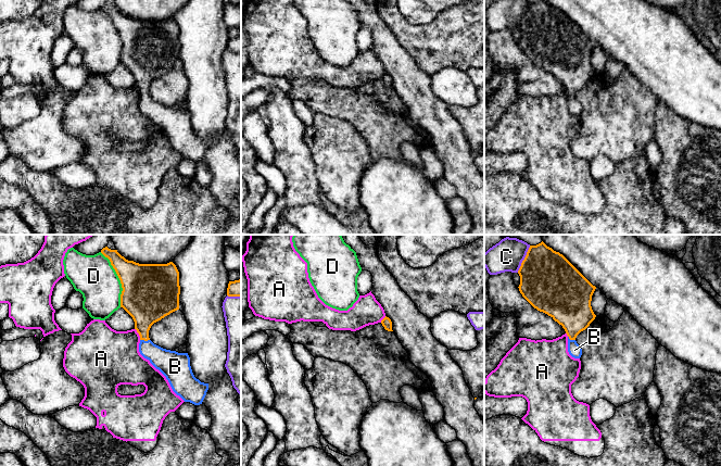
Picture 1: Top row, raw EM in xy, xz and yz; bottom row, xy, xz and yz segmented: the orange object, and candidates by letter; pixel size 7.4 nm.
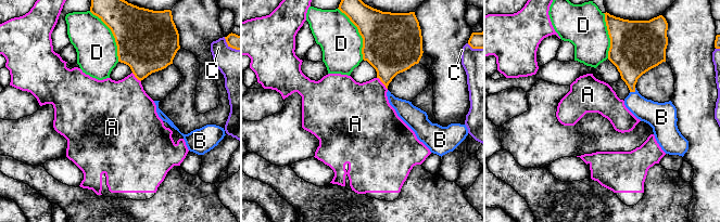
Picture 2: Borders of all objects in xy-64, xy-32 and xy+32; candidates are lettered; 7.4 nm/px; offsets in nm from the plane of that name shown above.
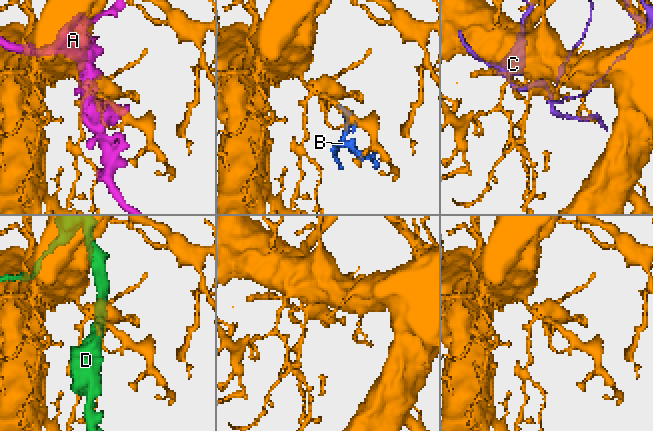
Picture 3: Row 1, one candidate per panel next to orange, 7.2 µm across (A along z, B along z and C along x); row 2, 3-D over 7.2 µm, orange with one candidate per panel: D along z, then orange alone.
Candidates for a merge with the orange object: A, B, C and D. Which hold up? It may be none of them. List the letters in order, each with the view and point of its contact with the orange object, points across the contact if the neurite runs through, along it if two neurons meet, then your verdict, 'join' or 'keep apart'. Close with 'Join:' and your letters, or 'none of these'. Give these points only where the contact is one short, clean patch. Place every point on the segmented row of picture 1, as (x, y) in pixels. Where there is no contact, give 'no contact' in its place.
A: contact xy (138, 332); keep apart
B: contact xy (144, 340); way xy (147, 306), (144, 312), (144, 340), (163, 360), (169, 363); join
C: contact yz (525, 259); keep apart
D: contact xy (119, 279); keep apart
Join: B

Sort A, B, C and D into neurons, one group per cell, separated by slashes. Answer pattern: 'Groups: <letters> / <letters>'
Groups: A / B / C / D

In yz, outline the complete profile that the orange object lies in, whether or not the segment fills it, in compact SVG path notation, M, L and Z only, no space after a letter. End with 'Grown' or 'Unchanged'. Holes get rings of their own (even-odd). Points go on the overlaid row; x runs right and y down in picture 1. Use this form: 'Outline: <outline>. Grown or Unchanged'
Outline: M543 241L530 245L518 274L522 297L562 326L568 336L569 354L580 358L582 349L575 338L596 317L591 306L596 287Z. Grown

